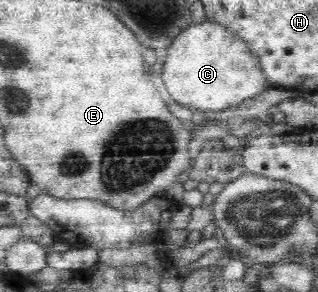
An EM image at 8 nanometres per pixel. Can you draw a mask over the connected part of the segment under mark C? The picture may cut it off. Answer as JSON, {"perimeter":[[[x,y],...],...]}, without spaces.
{"perimeter":[[[208,20],[188,25],[168,49],[161,71],[164,95],[193,112],[223,111],[270,87],[259,67],[260,58],[250,56],[246,44],[225,27]]]}

